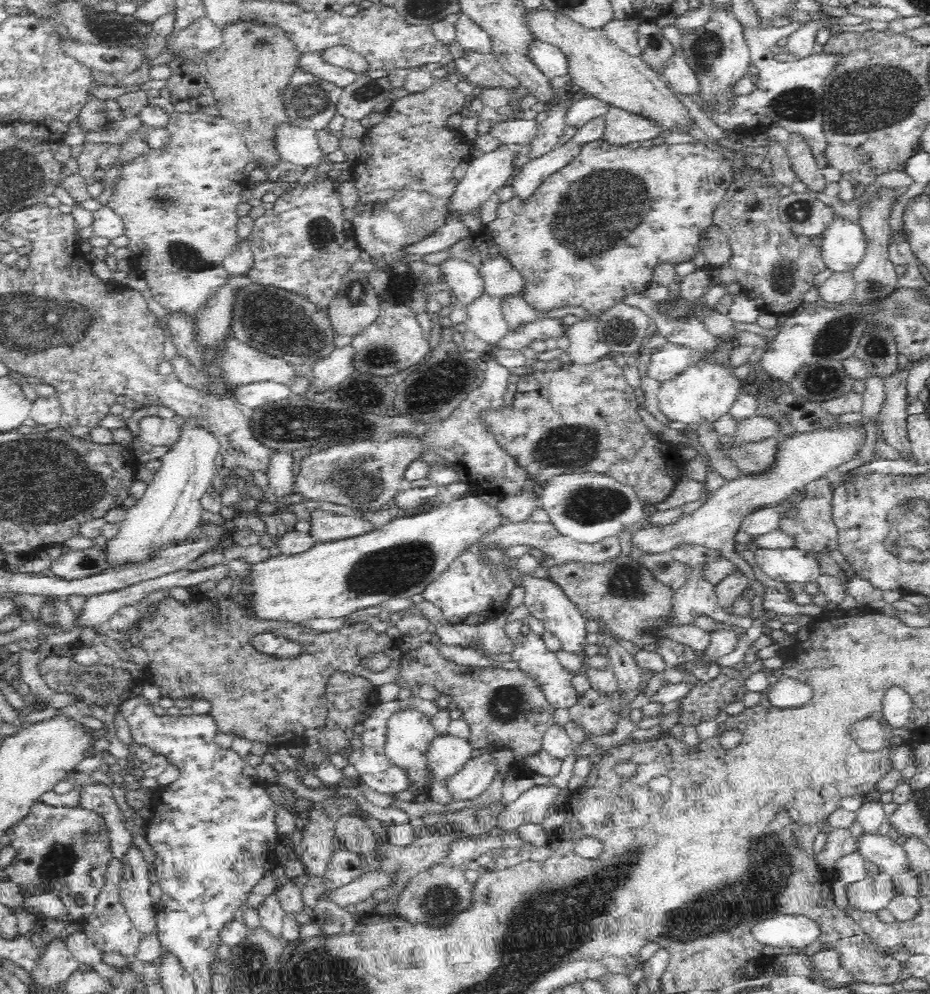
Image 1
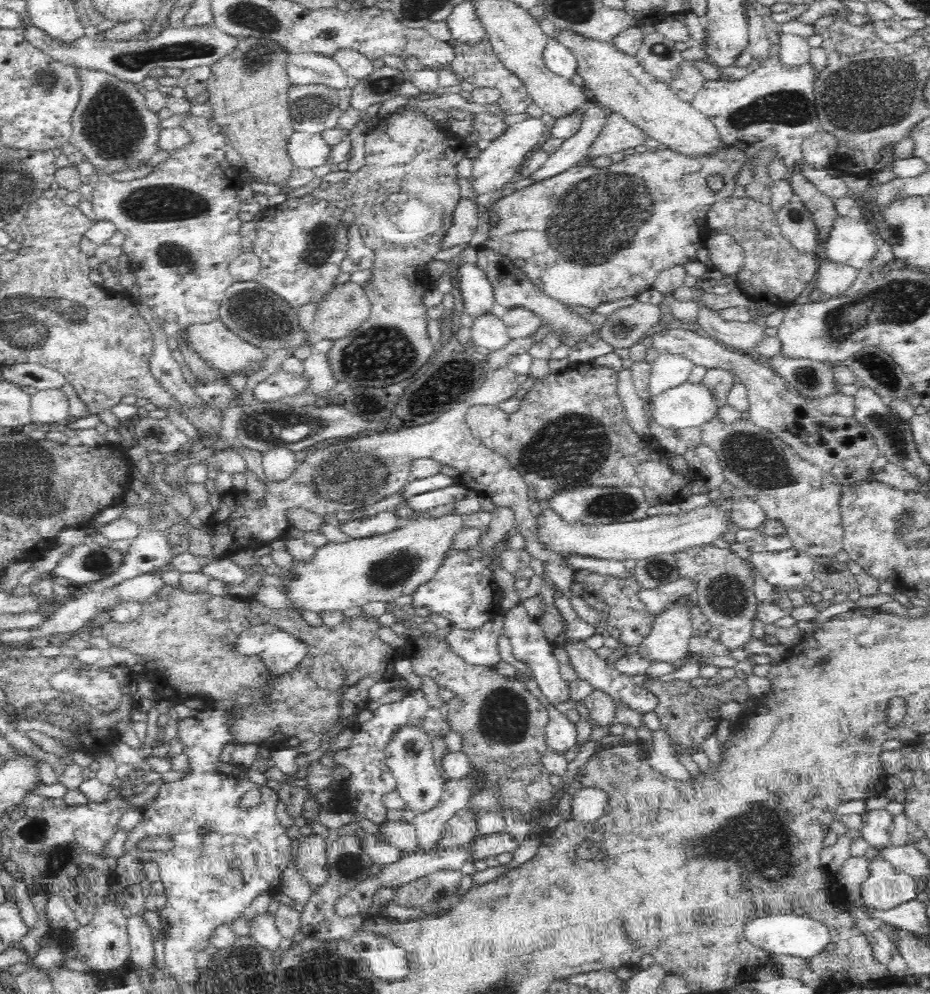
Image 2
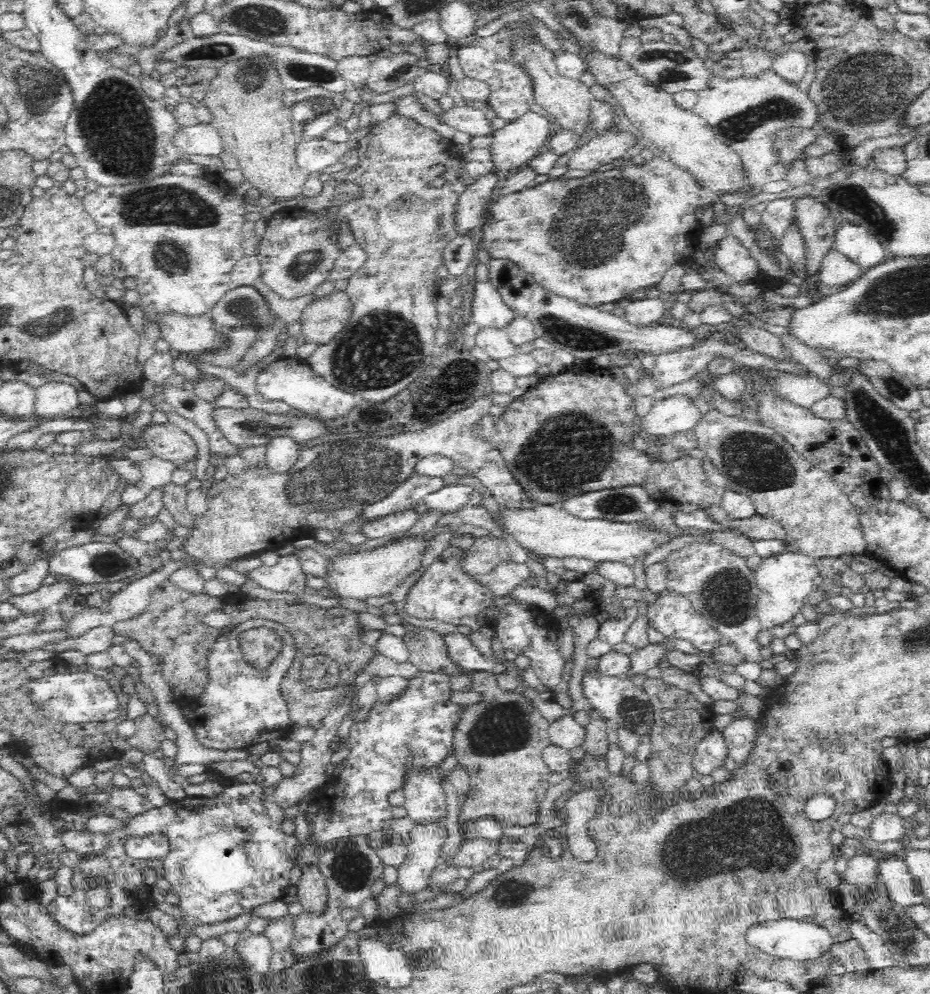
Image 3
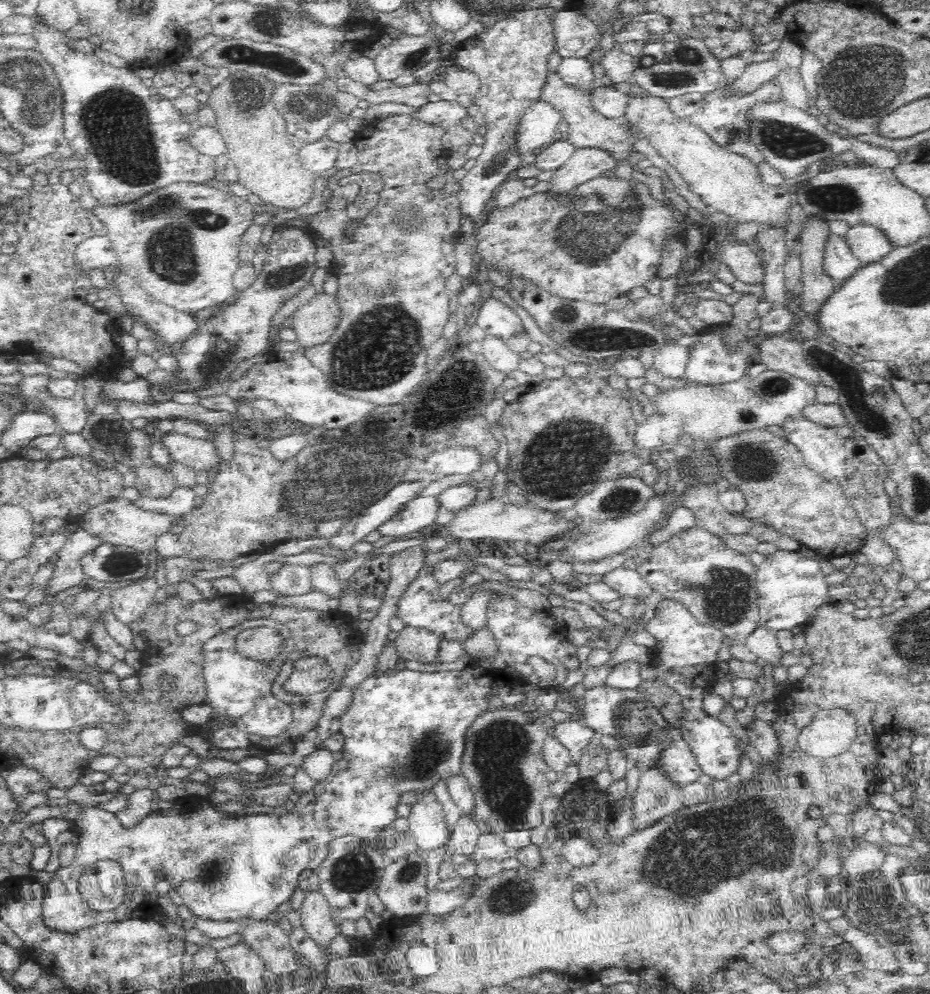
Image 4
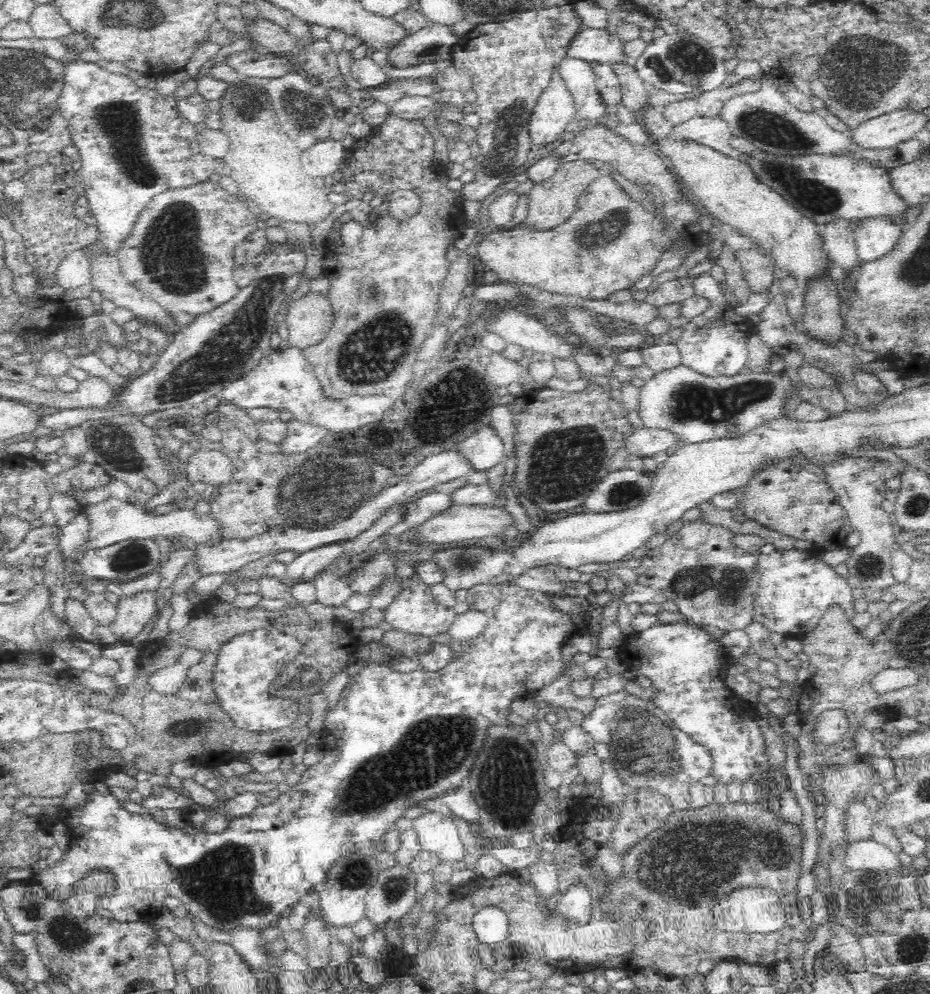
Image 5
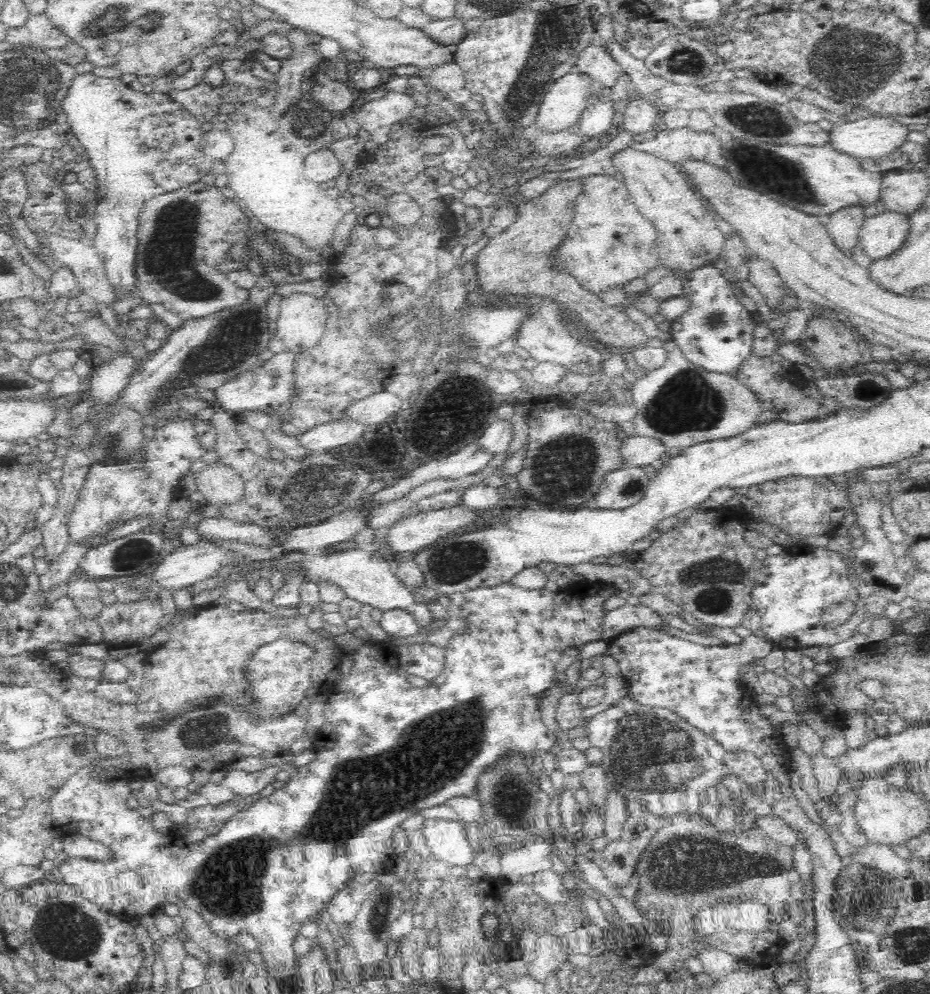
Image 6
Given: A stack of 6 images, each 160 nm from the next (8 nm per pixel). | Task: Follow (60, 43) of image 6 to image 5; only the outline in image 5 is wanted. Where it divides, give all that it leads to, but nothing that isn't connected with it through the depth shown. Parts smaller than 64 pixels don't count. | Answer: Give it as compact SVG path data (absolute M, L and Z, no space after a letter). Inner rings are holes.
M52 4L35 6L29 18L33 36L44 40L61 40L73 33L70 25L52 7Z

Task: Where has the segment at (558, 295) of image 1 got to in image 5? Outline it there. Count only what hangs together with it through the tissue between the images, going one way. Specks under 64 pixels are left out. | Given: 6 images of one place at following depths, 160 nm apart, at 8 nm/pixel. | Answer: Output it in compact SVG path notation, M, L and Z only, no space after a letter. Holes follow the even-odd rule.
M601 174L581 192L577 209L568 222L548 233L526 231L522 222L509 230L495 230L476 246L478 260L494 271L504 282L526 283L557 295L576 295L604 300L617 290L630 289L637 280L652 273L666 250L663 226L654 214L634 202L611 175Z

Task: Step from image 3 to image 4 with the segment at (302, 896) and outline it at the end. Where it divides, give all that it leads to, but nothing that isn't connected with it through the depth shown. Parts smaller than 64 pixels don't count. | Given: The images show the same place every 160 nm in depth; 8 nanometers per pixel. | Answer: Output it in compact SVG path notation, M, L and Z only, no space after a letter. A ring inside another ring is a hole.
M320 892L305 895L301 909L301 927L320 949L328 949L332 939L340 934L339 927L331 917L326 897Z

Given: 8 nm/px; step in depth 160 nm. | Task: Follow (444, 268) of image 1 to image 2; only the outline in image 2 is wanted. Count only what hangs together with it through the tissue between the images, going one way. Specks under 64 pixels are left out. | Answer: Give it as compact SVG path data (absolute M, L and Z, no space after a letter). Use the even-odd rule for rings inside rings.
M462 263L457 271L465 311L474 319L491 314L496 297L490 279L474 264Z

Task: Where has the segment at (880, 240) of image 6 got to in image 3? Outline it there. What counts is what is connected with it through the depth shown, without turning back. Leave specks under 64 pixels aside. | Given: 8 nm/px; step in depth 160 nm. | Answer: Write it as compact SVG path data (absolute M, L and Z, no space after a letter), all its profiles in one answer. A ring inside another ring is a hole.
M843 222L835 233L833 244L849 260L863 270L870 269L888 258L887 250L866 228Z

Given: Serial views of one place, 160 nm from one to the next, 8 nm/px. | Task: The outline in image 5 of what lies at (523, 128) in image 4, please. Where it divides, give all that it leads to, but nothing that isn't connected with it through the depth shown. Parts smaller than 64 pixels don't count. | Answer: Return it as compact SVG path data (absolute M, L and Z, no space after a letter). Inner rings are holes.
M554 68L552 81L537 100L530 118L531 142L550 144L566 136L566 127L576 119L577 108L566 81L558 68Z

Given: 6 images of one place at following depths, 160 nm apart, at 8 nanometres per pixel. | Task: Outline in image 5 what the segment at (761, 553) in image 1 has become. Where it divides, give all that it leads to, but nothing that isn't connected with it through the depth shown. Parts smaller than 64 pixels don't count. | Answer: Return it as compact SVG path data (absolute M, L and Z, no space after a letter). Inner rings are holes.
M792 549L774 551L770 554L757 554L755 571L759 573L759 587L755 592L754 621L762 623L770 632L784 634L784 638L795 637L802 639L818 626L821 618L832 605L839 605L841 612L852 610L852 588L846 578L838 576L834 567L826 565L820 555L812 554L812 550Z

